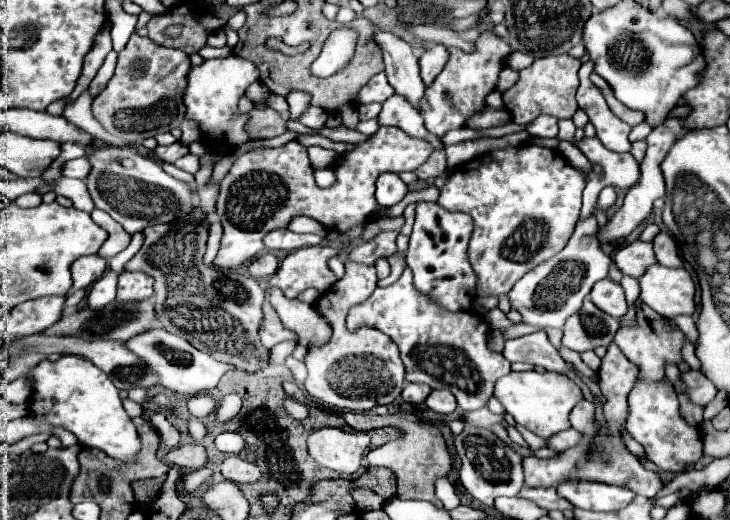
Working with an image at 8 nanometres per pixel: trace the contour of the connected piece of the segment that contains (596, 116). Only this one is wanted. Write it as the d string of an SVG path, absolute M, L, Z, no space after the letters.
M585 62L578 71L580 81L577 90L577 102L579 108L589 116L591 124L597 128L597 138L613 152L629 152L631 142L629 142L629 132L631 126L623 124L607 106L601 90L590 80L593 72L593 62Z

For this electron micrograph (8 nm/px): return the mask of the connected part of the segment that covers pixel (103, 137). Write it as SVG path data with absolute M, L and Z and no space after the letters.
M88 90L83 92L78 99L70 106L66 106L63 111L63 116L77 127L89 132L95 139L104 142L105 144L124 147L128 146L120 138L109 134L97 122L91 113L92 97Z

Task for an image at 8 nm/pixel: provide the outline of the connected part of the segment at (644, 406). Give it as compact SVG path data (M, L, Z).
M639 298L635 300L637 318L631 326L621 326L615 334L615 344L621 352L639 368L637 384L627 396L629 416L625 420L627 432L643 446L647 458L655 462L665 472L683 472L687 466L695 464L703 456L703 440L697 426L691 426L679 414L677 394L671 384L667 384L665 366L683 362L681 348L685 334L677 328L673 320L659 316L655 310L647 308Z

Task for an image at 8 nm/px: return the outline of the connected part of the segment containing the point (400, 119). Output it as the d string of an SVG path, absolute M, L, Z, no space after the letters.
M393 94L391 98L387 98L383 102L383 110L379 112L377 120L379 120L379 126L397 126L403 132L407 132L409 136L429 140L435 148L445 148L437 136L431 136L431 132L427 132L427 128L423 128L423 116L419 114L419 110L415 110L399 94Z

